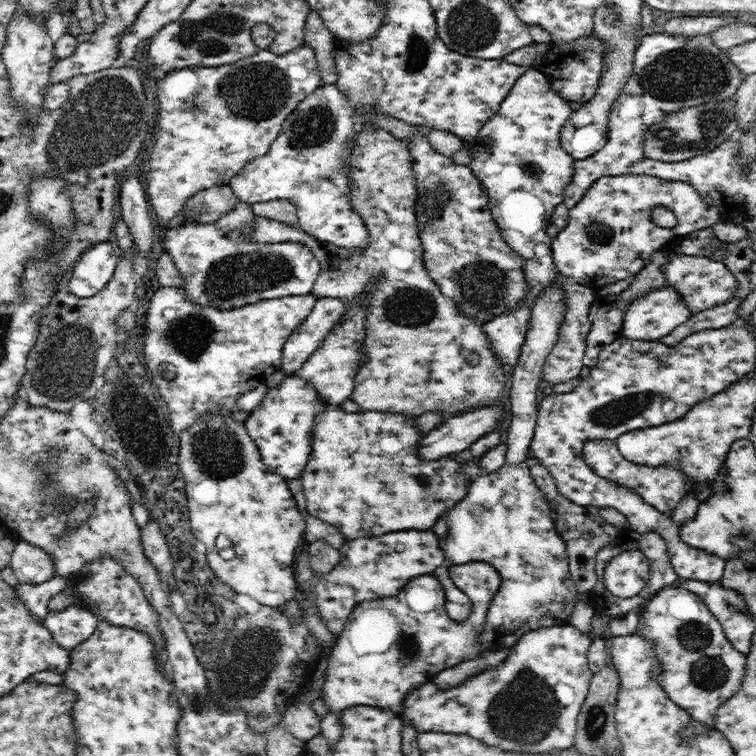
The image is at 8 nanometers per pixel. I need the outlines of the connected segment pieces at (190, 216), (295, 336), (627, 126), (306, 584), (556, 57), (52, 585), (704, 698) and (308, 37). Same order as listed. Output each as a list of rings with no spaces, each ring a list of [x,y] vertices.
[[[216,185],[200,192],[185,202],[183,222],[212,224],[238,204],[239,198],[230,185]]]
[[[316,297],[312,312],[284,344],[281,368],[287,376],[296,372],[312,356],[312,352],[322,346],[328,332],[340,322],[344,314],[346,303],[342,299]]]
[[[655,31],[642,37],[635,51],[632,76],[611,108],[607,143],[591,157],[573,162],[572,178],[563,188],[563,203],[569,209],[580,202],[597,178],[604,175],[618,176],[630,173],[631,166],[645,157],[643,138],[648,127],[660,124],[668,114],[672,114],[680,108],[692,108],[691,106],[703,102],[730,99],[742,82],[738,75],[740,72],[728,57],[728,52],[718,49],[714,45],[711,33],[690,37]]]
[[[404,530],[380,537],[361,537],[346,540],[339,549],[340,560],[326,574],[315,574],[310,568],[308,542],[293,564],[296,588],[315,594],[318,617],[328,627],[329,634],[338,638],[352,609],[364,601],[384,600],[400,594],[402,587],[418,575],[434,573],[444,562],[444,553],[433,530]]]
[[[596,33],[574,42],[551,42],[550,50],[543,54],[540,70],[552,84],[552,88],[567,102],[584,103],[592,100],[596,88],[600,85],[600,74],[604,70],[604,58],[607,48]]]
[[[54,574],[54,578],[40,582],[40,584],[22,584],[18,582],[15,585],[20,599],[28,608],[29,613],[36,622],[44,622],[48,614],[48,603],[51,598],[58,593],[66,590],[68,580],[59,574]]]
[[[676,584],[662,587],[662,590],[644,605],[635,632],[653,642],[653,652],[659,662],[657,679],[670,700],[689,712],[692,719],[714,730],[713,718],[718,707],[740,688],[745,675],[746,659],[744,654],[732,646],[722,630],[720,621],[712,615],[705,600]]]
[[[316,11],[310,12],[304,25],[304,41],[316,56],[320,86],[337,82],[337,66],[334,62],[335,38],[326,28],[322,17]]]

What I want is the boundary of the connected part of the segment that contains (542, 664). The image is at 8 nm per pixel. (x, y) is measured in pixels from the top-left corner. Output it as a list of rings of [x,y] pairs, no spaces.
[[[572,624],[528,630],[509,649],[500,664],[481,670],[458,686],[454,685],[448,690],[434,682],[427,682],[411,690],[405,696],[400,717],[403,722],[414,726],[418,733],[468,734],[504,751],[538,754],[567,749],[574,744],[578,714],[587,699],[590,678],[594,673],[587,659],[592,641],[588,633],[583,633]]]

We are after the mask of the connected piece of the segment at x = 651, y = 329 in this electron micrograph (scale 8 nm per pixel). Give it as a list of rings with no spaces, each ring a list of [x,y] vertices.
[[[664,284],[662,288],[654,288],[640,298],[634,298],[624,310],[624,320],[622,320],[622,334],[628,339],[638,339],[642,341],[658,341],[660,338],[670,334],[679,324],[686,322],[693,314],[686,306],[686,302],[680,294],[669,285]]]

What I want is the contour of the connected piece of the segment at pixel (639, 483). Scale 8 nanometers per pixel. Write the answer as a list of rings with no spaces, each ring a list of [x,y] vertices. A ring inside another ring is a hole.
[[[616,439],[588,441],[583,446],[582,458],[594,474],[606,479],[610,484],[631,489],[634,493],[638,493],[644,502],[663,513],[674,510],[682,498],[688,494],[688,488],[690,488],[686,483],[686,477],[672,463],[652,468],[625,460],[617,447]]]

